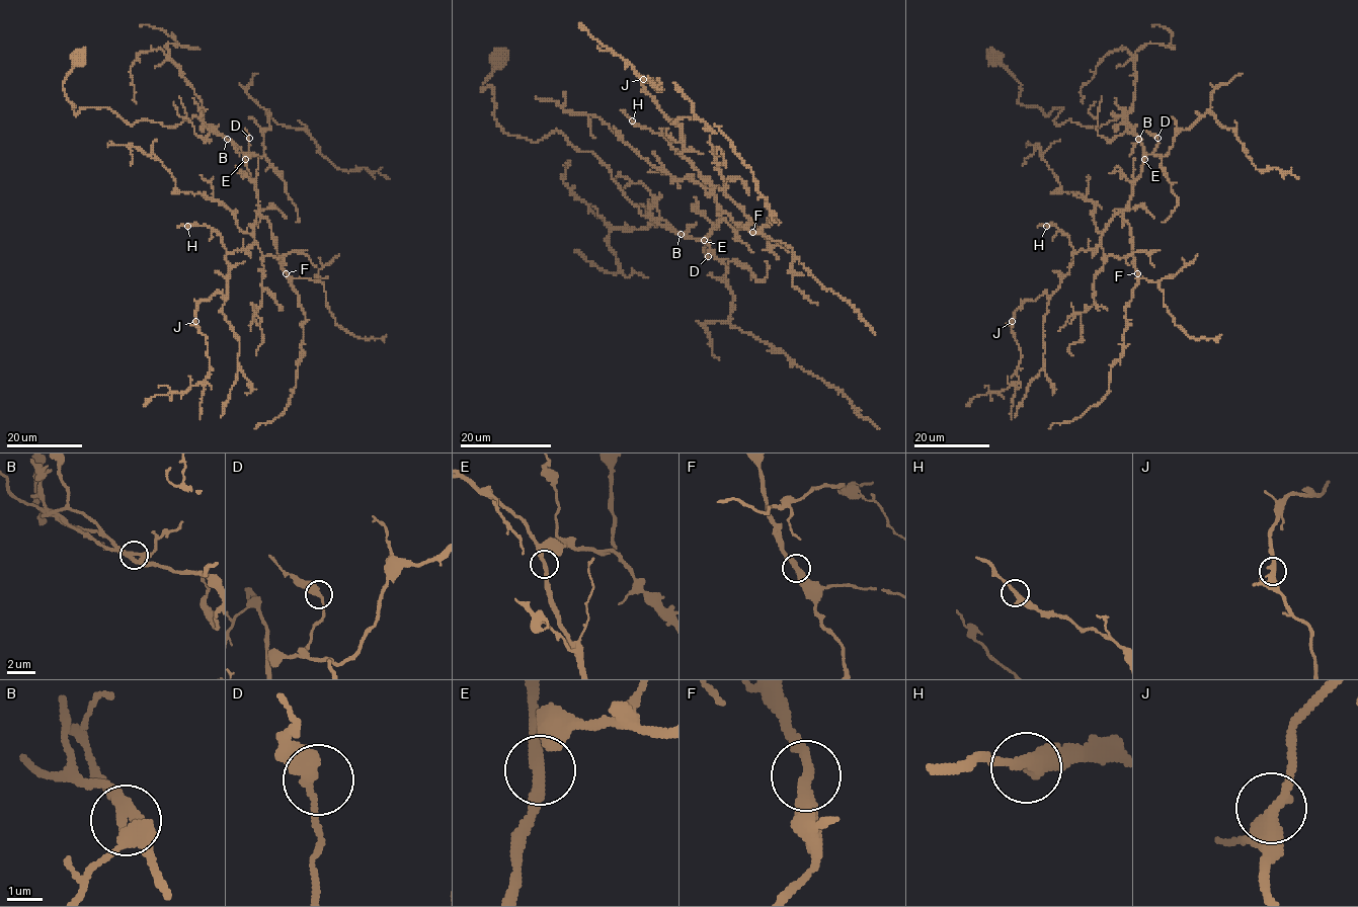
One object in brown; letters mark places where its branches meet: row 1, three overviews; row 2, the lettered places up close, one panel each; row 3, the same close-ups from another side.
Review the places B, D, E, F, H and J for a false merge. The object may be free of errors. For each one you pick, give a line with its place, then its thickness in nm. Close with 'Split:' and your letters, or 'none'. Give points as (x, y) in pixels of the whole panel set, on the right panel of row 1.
B: (1138, 139) | 360 nm
Split: B

